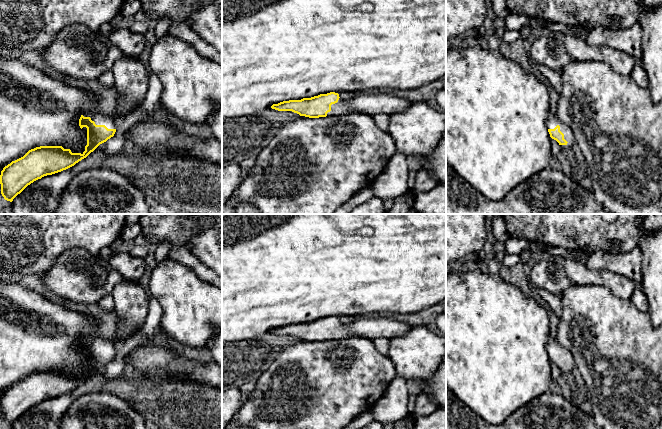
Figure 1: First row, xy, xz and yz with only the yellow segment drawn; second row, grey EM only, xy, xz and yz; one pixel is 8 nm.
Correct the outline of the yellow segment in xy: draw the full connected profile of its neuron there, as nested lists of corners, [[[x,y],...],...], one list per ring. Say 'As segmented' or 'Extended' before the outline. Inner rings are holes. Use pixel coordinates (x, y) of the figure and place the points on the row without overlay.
Extended. [[[98,332],[83,335],[79,350],[87,352],[85,375],[72,377],[62,370],[40,370],[12,385],[1,395],[1,418],[12,426],[28,409],[44,400],[66,394],[86,382],[100,368],[114,360],[117,349],[108,334]]]

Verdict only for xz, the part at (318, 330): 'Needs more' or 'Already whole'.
Needs more

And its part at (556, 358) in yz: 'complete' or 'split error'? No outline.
split error

